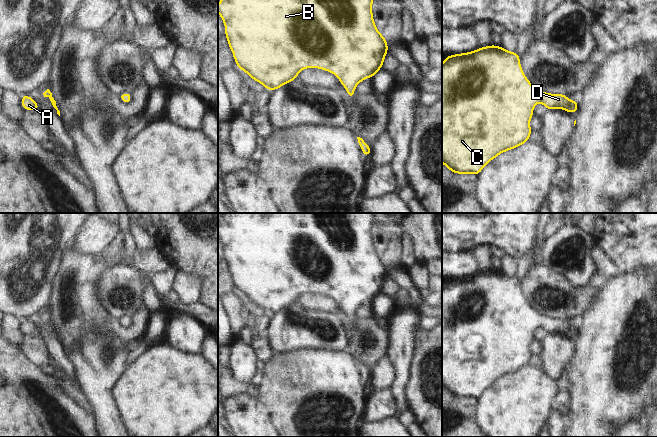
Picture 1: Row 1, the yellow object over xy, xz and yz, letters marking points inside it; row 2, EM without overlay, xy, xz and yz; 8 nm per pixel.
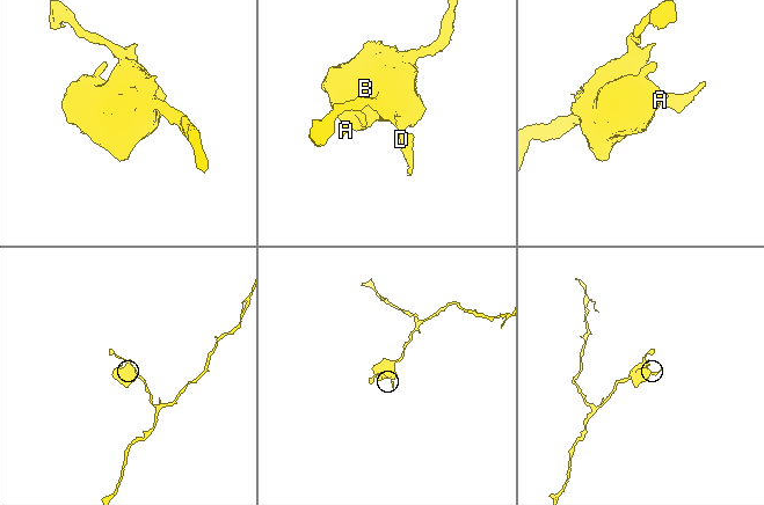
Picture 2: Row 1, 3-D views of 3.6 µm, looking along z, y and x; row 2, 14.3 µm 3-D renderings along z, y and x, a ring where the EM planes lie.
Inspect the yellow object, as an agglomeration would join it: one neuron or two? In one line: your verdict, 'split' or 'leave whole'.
leave whole

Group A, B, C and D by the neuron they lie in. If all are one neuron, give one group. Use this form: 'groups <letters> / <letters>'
groups A B C D

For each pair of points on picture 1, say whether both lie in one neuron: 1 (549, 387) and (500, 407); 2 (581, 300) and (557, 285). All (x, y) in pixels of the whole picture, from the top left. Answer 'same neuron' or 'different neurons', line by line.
1: same neuron
2: same neuron

